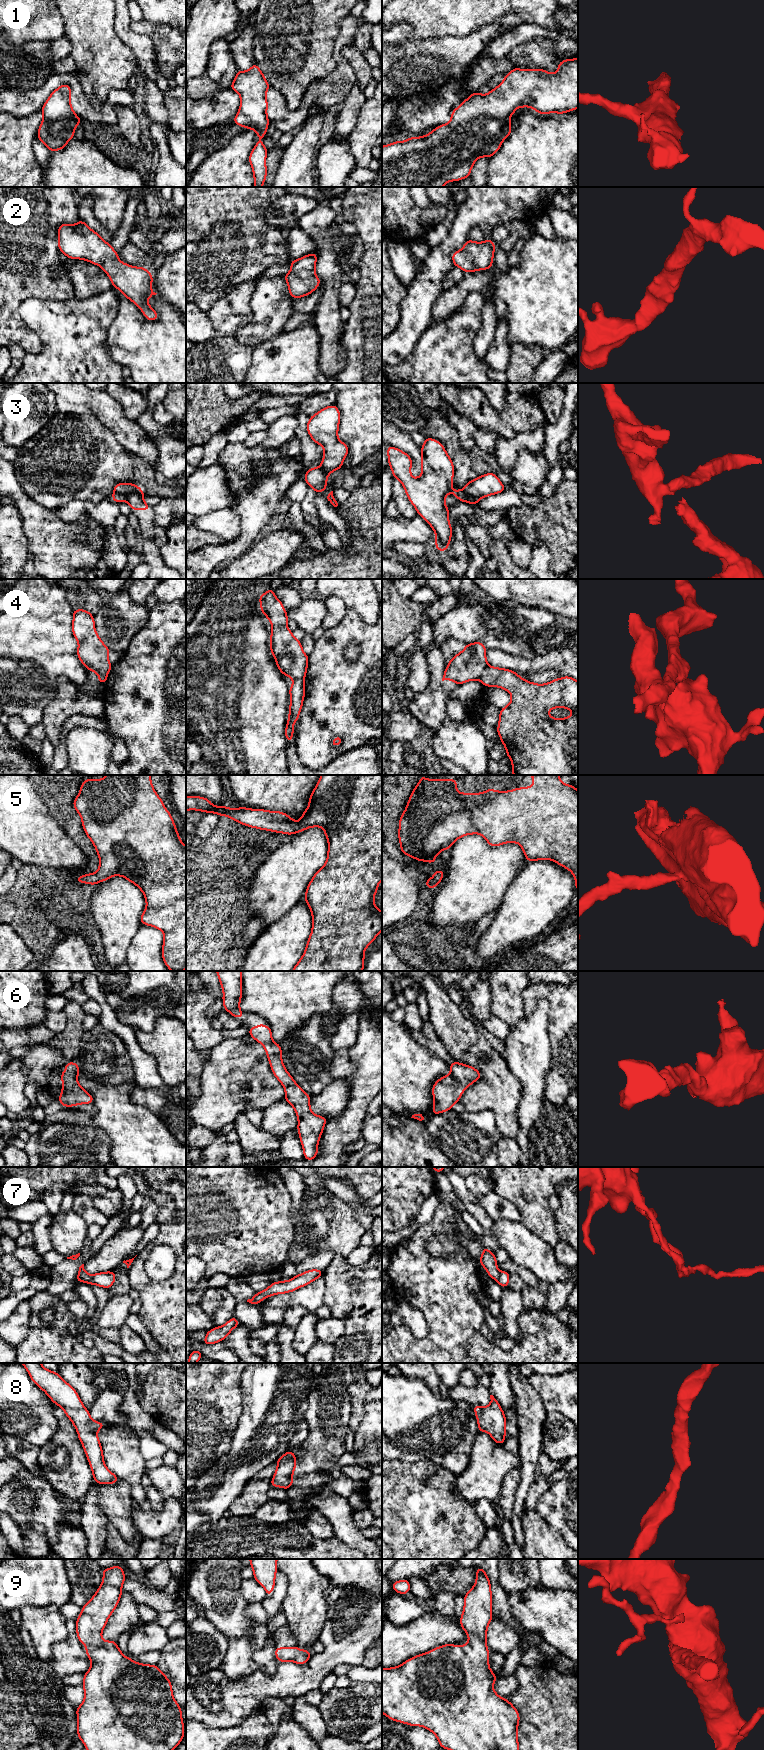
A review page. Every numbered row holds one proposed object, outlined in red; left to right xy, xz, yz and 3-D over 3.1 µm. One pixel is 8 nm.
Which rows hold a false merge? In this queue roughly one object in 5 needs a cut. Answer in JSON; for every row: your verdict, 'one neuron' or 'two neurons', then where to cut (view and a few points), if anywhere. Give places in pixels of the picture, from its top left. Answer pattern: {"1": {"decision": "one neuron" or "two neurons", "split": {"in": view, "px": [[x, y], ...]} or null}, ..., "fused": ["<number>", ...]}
{"1": {"decision": "one neuron", "split": null}, "2": {"decision": "one neuron", "split": null}, "3": {"decision": "two neurons", "split": {"in": "xy", "px": [[139, 488], [130, 492], [125, 500]]}}, "4": {"decision": "one neuron", "split": null}, "5": {"decision": "one neuron", "split": null}, "6": {"decision": "one neuron", "split": null}, "7": {"decision": "one neuron", "split": null}, "8": {"decision": "one neuron", "split": null}, "9": {"decision": "one neuron", "split": null}, "fused": ["3"]}

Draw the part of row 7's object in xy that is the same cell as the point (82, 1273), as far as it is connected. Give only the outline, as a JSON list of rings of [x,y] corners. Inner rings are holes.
[[[84,1264],[79,1267],[78,1276],[76,1282],[86,1282],[88,1285],[94,1284],[99,1287],[109,1289],[115,1282],[116,1275],[112,1271],[95,1273],[93,1275],[89,1275],[84,1268]]]

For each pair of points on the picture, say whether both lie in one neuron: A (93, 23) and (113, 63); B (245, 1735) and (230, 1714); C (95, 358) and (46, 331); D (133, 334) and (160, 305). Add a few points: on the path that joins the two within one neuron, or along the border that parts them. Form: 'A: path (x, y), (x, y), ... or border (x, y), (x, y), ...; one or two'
A: path (93, 33), (95, 45), (103, 53); one
B: border (255, 1709), (241, 1722), (233, 1726), (214, 1728); two
C: path (83, 353), (61, 331), (58, 331); one
D: path (143, 334), (146, 334), (161, 319), (161, 315); one

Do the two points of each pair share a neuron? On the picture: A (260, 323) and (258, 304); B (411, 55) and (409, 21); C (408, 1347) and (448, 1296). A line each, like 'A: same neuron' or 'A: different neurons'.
A: same neuron
B: different neurons
C: same neuron

